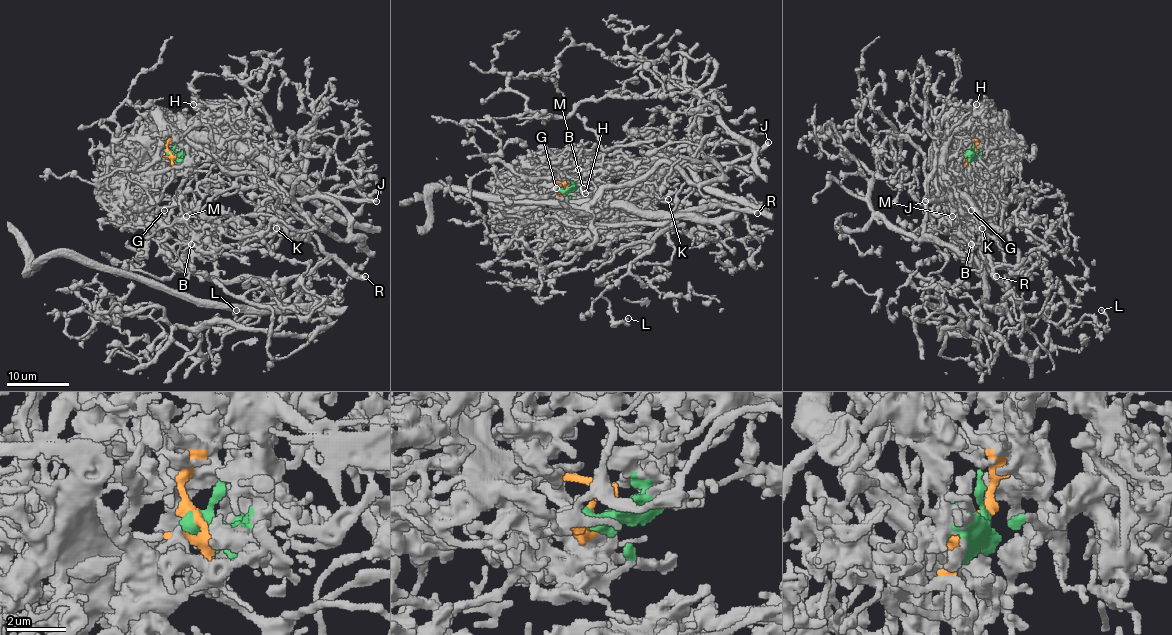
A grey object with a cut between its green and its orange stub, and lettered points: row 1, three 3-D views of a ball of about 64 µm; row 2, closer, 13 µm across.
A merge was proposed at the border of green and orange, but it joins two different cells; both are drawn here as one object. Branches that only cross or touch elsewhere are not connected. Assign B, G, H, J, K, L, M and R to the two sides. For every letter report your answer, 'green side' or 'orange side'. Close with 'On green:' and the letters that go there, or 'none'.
B: orange side
G: orange side
H: green side
J: green side
K: orange side
L: orange side
M: orange side
R: orange side
On green: H, J

